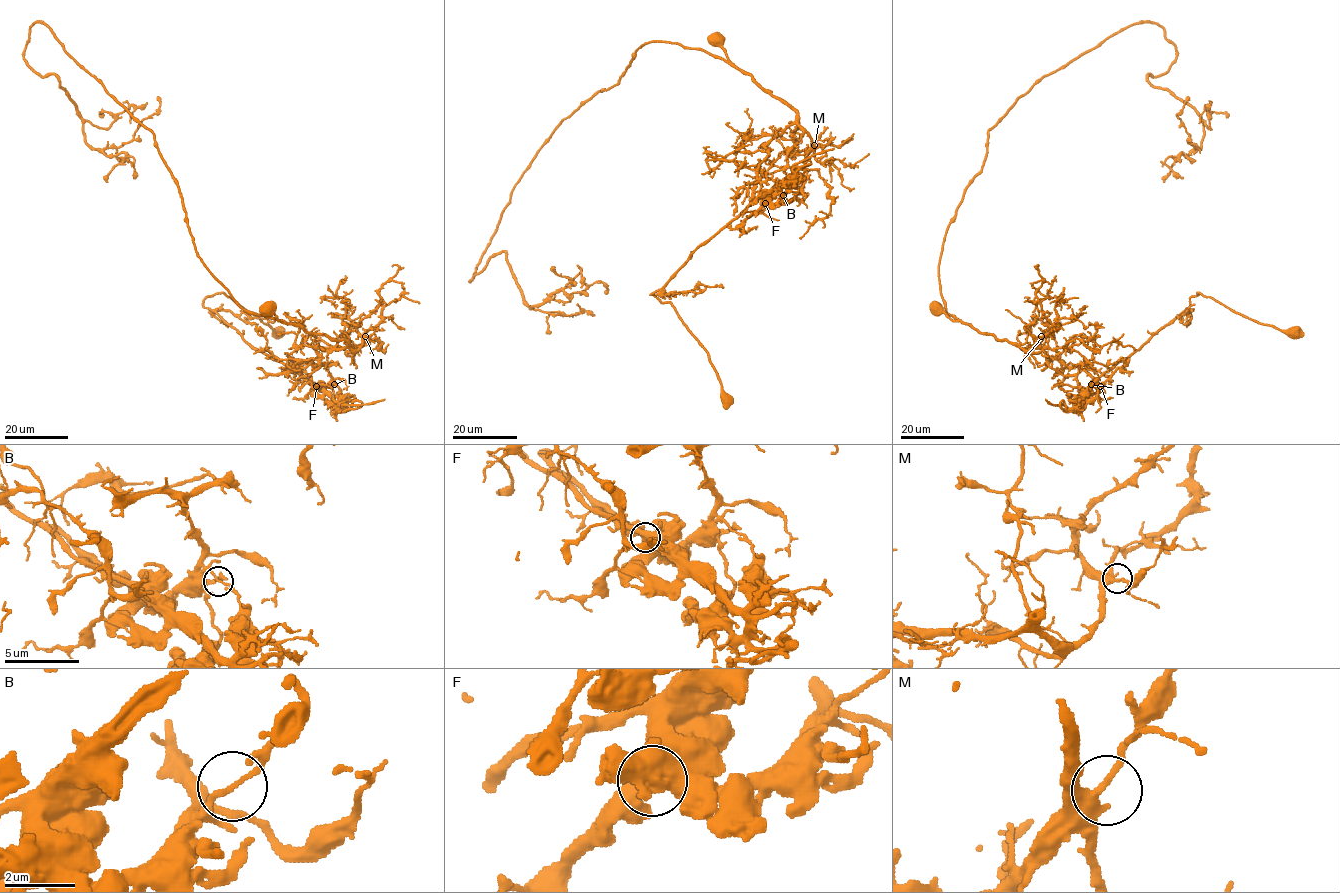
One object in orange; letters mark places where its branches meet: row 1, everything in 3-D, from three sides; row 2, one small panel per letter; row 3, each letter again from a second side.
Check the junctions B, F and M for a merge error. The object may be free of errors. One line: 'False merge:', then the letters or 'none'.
False merge: B

